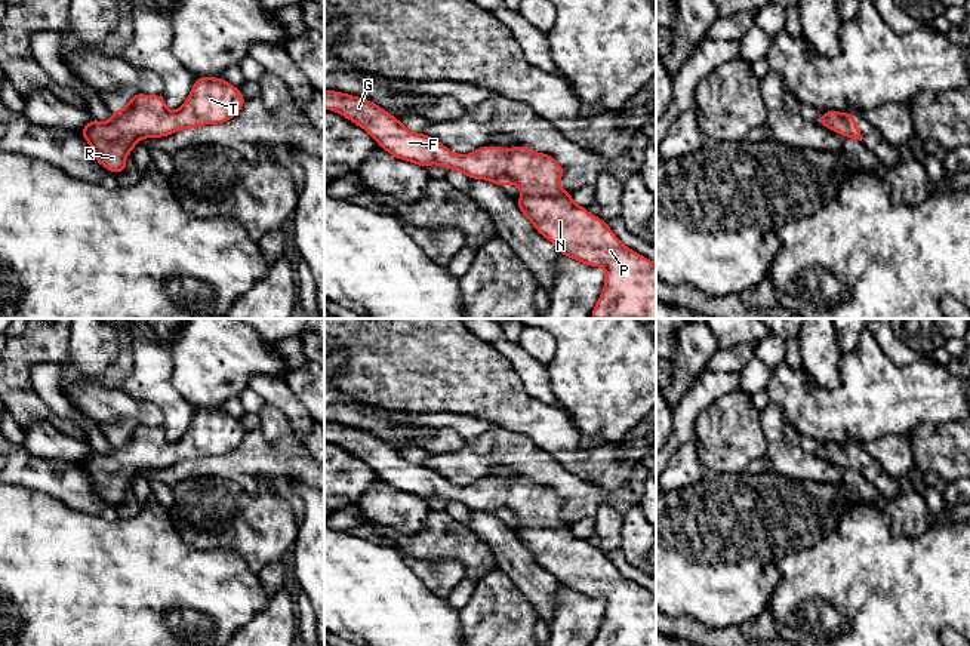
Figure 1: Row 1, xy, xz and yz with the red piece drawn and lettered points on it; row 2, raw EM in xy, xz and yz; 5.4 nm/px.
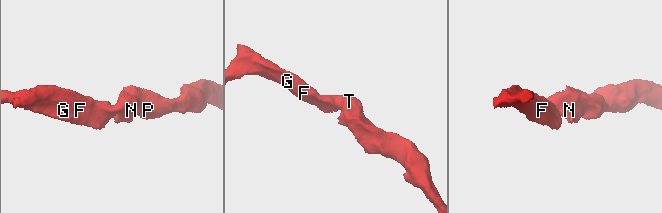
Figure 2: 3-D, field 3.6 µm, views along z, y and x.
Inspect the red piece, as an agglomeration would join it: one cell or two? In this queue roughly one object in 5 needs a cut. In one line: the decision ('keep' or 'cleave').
keep

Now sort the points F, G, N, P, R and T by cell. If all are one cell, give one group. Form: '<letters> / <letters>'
F G N P R T

